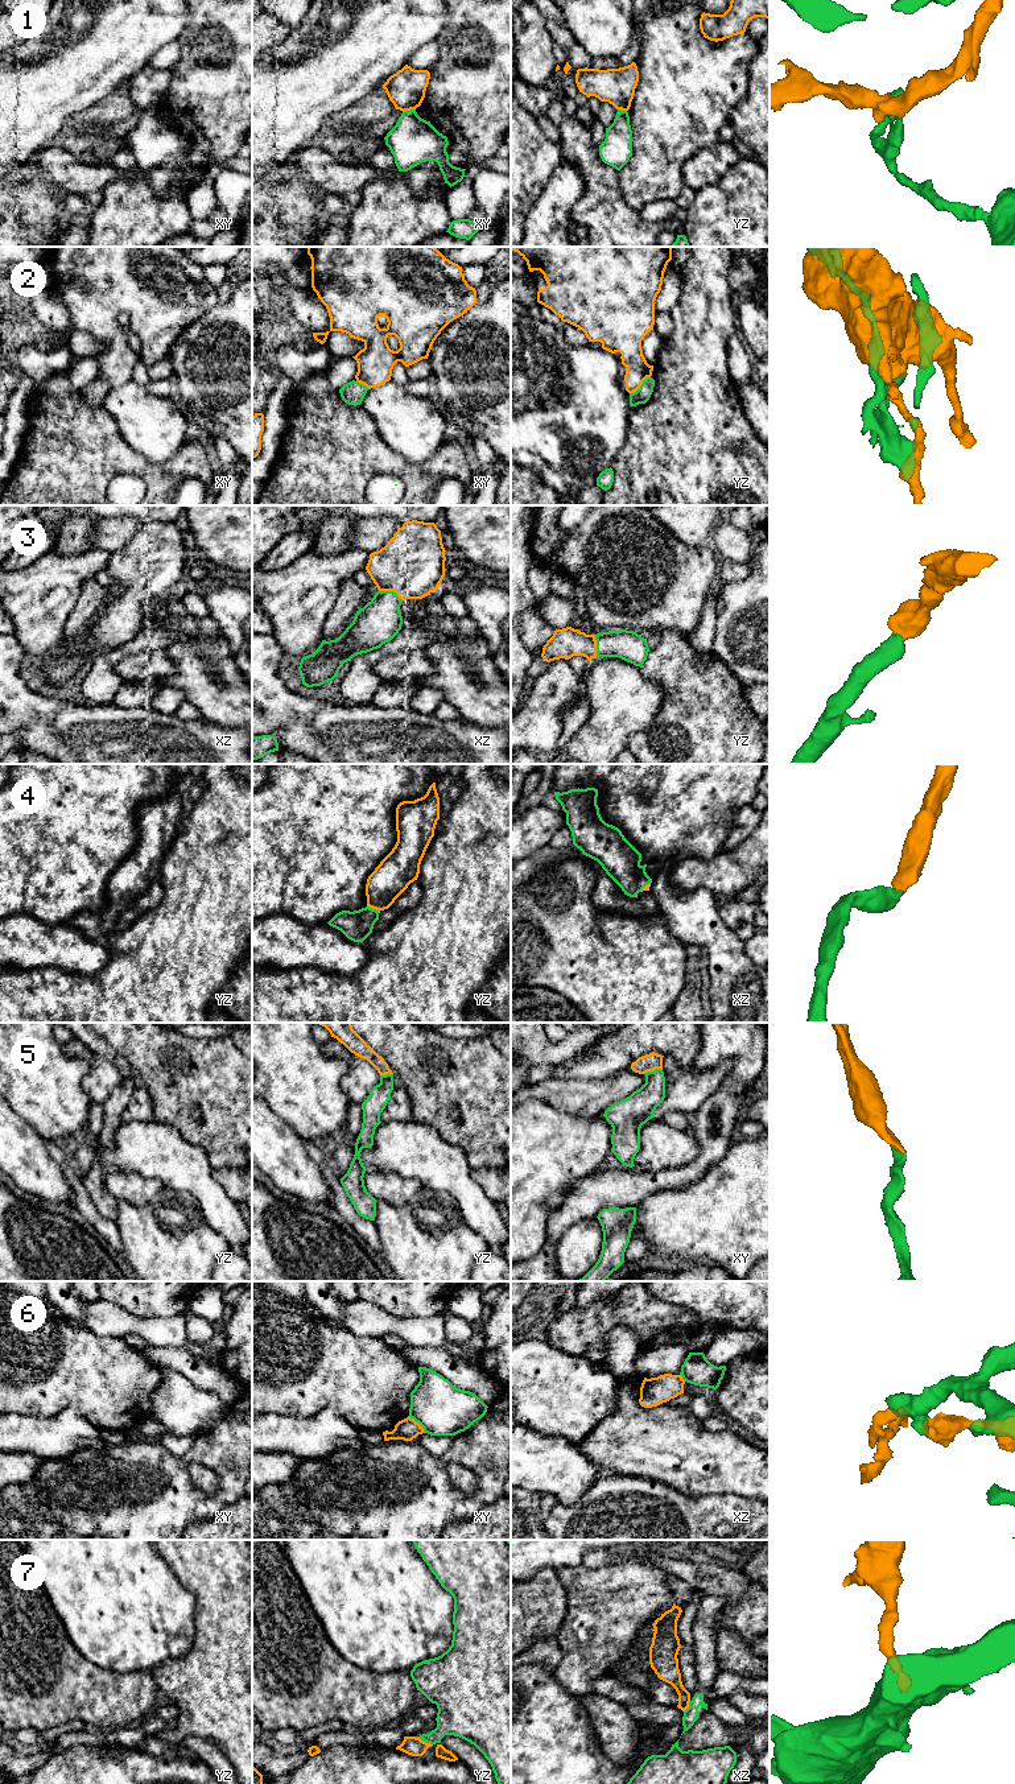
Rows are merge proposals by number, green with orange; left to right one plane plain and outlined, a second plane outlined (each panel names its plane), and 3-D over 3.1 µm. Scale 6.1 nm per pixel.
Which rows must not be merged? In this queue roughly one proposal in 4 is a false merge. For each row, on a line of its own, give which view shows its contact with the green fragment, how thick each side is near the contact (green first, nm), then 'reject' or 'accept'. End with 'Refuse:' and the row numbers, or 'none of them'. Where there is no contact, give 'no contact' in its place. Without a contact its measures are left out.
1: xy | 280/240 nm | reject
2: yz | 90/150 nm | accept
3: xz | 260/400 nm | accept
4: yz | 180/220 nm | accept
5: xy | 190/110 nm | accept
6: xy | 320/140 nm | reject
7: yz | 220/120 nm | reject
Refuse: 1, 6, 7

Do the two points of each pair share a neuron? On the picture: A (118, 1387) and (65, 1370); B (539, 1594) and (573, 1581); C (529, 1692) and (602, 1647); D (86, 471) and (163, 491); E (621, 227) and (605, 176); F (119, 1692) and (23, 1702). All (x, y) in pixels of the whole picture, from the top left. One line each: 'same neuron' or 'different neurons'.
A: same neuron
B: different neurons
C: different neurons
D: same neuron
E: same neuron
F: same neuron

